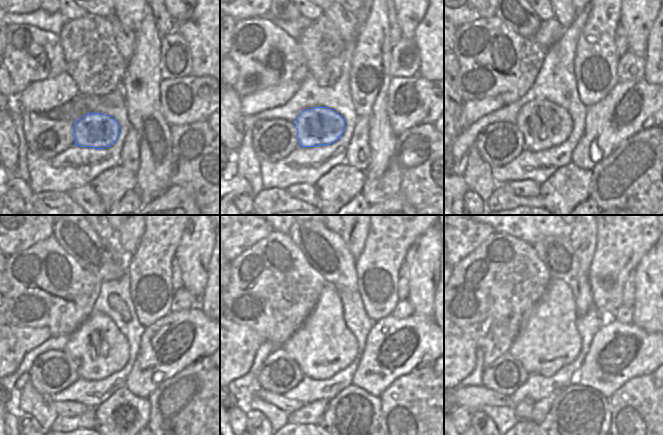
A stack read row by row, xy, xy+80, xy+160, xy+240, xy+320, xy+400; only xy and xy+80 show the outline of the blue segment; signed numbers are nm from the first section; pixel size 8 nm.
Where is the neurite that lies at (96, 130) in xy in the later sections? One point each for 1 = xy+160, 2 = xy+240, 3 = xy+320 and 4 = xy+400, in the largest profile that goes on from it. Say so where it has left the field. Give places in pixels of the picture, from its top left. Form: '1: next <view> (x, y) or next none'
1: next xy+160 (543, 124)
2: next xy+240 (98, 348)
3: next xy+320 (323, 345)
4: next xy+400 (548, 339)

